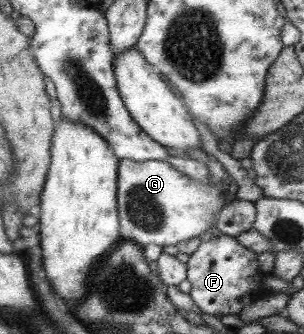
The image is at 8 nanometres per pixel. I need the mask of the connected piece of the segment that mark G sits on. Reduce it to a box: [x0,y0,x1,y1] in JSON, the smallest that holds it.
[116,159,235,246]

